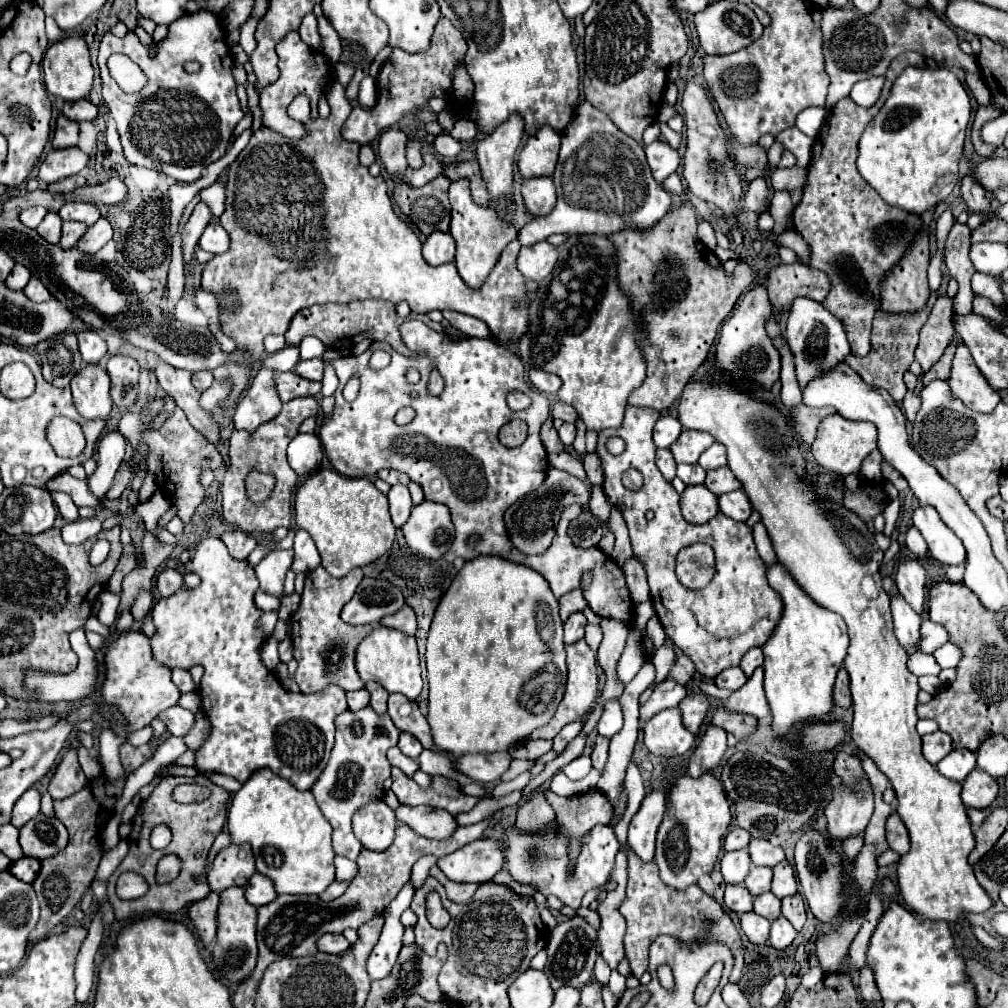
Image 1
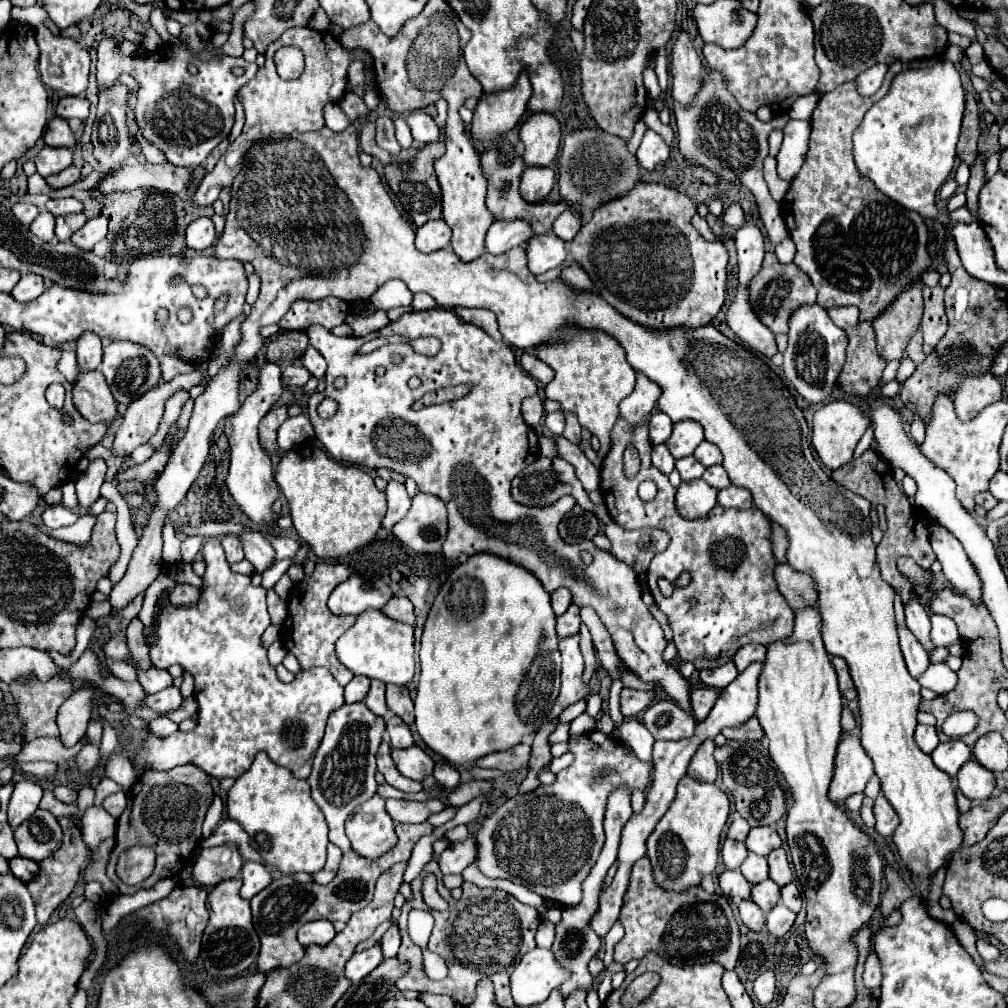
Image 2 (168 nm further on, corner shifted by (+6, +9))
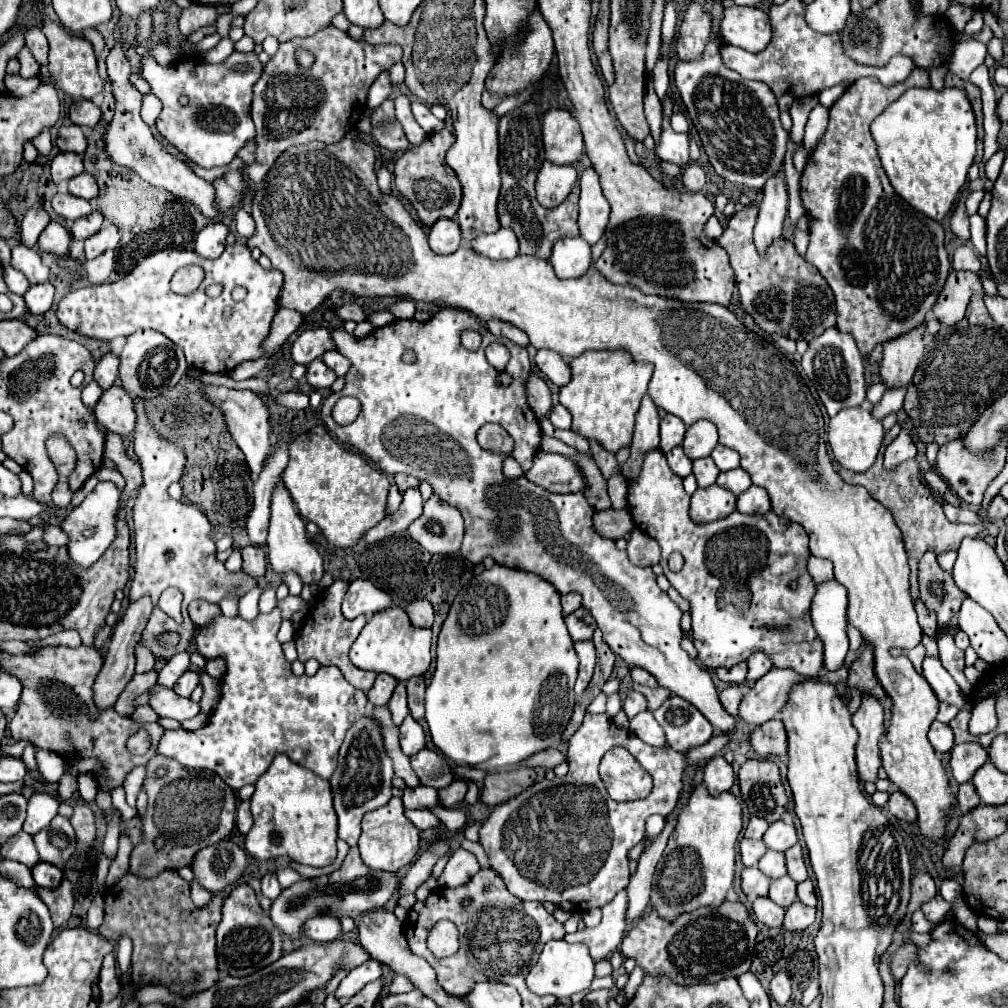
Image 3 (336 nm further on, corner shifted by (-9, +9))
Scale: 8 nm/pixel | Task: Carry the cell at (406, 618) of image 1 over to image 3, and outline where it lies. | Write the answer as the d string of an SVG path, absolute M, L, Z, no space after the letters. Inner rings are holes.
M412 600L404 606L404 612L408 614L410 622L420 628L430 628L434 622L434 612L432 604L428 600Z

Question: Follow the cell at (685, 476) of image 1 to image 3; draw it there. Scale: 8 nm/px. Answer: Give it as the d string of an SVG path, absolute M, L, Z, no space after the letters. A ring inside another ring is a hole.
M712 458L694 460L694 470L692 470L692 472L694 472L700 488L712 486L712 484L716 482L716 476L720 474L720 470L716 470L716 464L712 462Z

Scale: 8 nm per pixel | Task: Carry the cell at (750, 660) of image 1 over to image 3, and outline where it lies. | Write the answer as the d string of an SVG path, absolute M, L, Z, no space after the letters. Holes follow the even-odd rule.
M756 652L756 654L752 654L752 658L748 658L748 676L746 676L746 680L752 684L760 676L764 676L770 668L772 668L772 660L766 654Z

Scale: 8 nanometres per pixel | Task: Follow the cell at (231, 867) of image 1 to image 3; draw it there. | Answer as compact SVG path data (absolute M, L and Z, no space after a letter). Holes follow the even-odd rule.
M222 840L196 854L192 872L206 890L218 894L244 878L248 872L248 854L236 842Z

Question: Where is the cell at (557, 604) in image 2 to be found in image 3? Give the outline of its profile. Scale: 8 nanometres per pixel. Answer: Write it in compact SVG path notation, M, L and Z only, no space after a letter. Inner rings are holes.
M572 592L572 594L564 594L564 596L562 596L562 610L564 610L564 616L572 614L572 612L578 610L580 606L582 606L582 598L580 598L580 594Z

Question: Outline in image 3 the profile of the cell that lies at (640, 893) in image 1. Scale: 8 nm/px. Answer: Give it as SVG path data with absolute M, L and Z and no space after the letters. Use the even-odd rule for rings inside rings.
M724 900L716 908L700 908L688 914L682 914L676 918L676 922L664 922L664 918L658 918L656 910L650 910L632 926L624 940L622 940L622 954L626 958L634 958L638 966L644 968L646 974L666 974L678 984L698 984L698 982L716 982L724 976L740 976L750 970L752 954L754 954L754 940L756 940L756 924L740 902L728 902Z

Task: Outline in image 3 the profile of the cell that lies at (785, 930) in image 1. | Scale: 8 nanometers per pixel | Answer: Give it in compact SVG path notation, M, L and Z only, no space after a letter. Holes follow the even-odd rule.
M796 900L792 906L786 908L786 916L784 916L784 928L794 932L794 930L806 930L812 922L814 922L814 908L804 906L800 900Z

